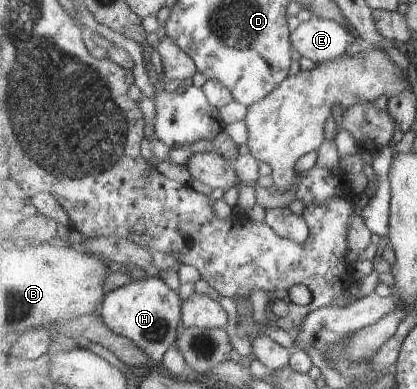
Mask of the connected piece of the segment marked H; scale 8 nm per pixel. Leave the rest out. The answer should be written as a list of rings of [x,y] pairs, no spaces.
[[[145,276],[141,281],[132,281],[126,287],[108,292],[100,317],[114,333],[128,337],[148,355],[152,355],[152,359],[161,361],[178,337],[178,325],[183,323],[183,305],[182,297],[168,287],[168,283],[162,281],[160,276]]]

